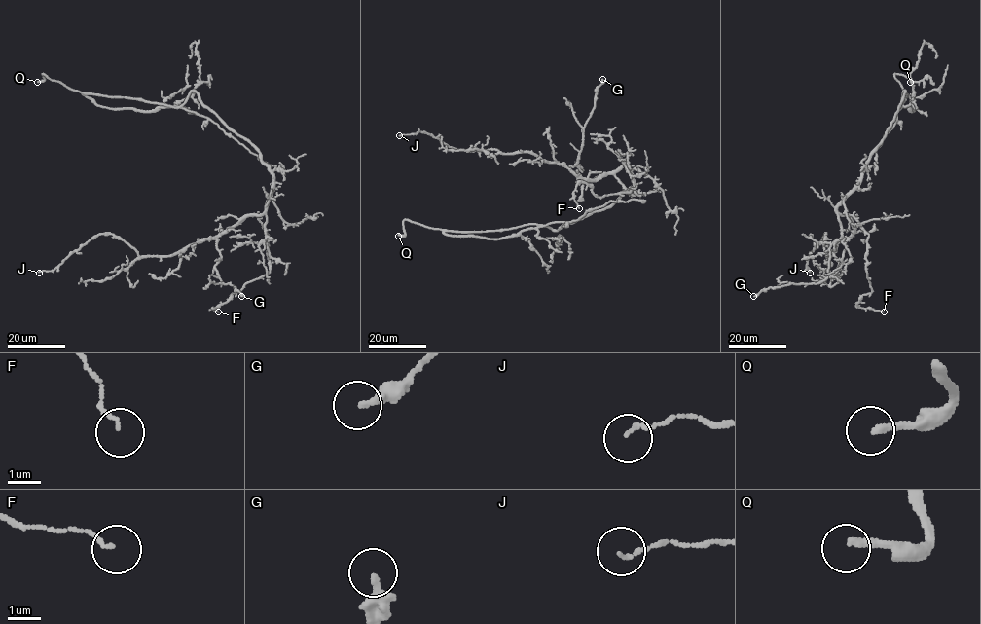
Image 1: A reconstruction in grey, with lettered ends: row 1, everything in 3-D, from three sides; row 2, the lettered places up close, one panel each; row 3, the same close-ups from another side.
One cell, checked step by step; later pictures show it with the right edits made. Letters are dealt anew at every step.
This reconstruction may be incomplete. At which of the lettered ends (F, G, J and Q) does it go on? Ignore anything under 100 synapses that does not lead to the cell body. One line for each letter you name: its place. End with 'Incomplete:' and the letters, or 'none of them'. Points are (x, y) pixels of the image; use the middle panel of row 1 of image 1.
Q: Place: (398, 236)
Incomplete: Q

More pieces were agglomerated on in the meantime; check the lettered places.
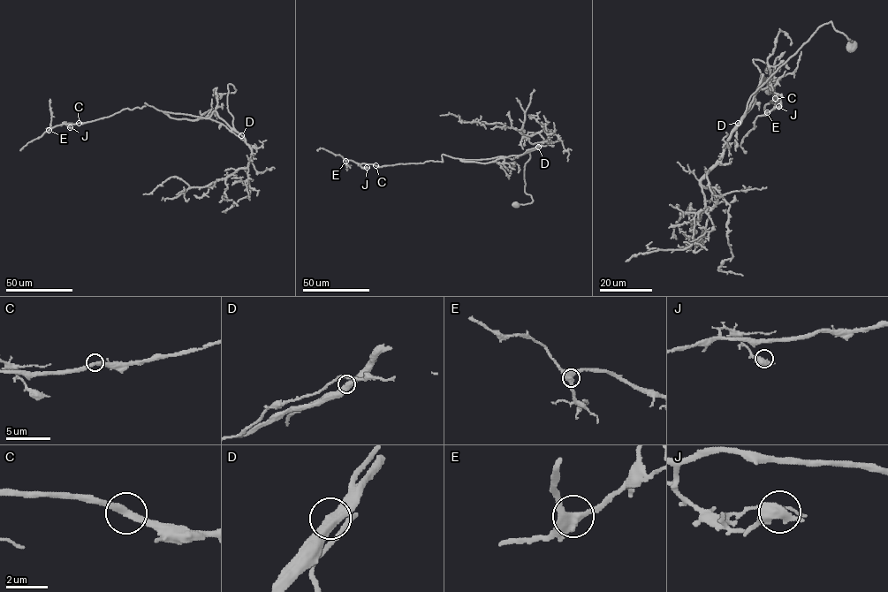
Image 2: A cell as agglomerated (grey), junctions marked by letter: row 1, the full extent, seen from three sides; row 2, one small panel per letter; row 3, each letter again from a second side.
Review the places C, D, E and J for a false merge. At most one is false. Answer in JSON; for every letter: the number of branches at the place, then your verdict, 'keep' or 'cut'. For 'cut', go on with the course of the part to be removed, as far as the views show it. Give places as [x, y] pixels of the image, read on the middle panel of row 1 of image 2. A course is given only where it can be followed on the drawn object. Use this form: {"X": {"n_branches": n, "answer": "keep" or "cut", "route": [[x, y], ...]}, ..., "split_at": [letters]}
{"C": {"n_branches": 2, "answer": "keep"}, "D": {"n_branches": 2, "answer": "keep"}, "E": {"n_branches": 3, "answer": "keep"}, "J": {"n_branches": 2, "answer": "keep"}, "split_at": []}

